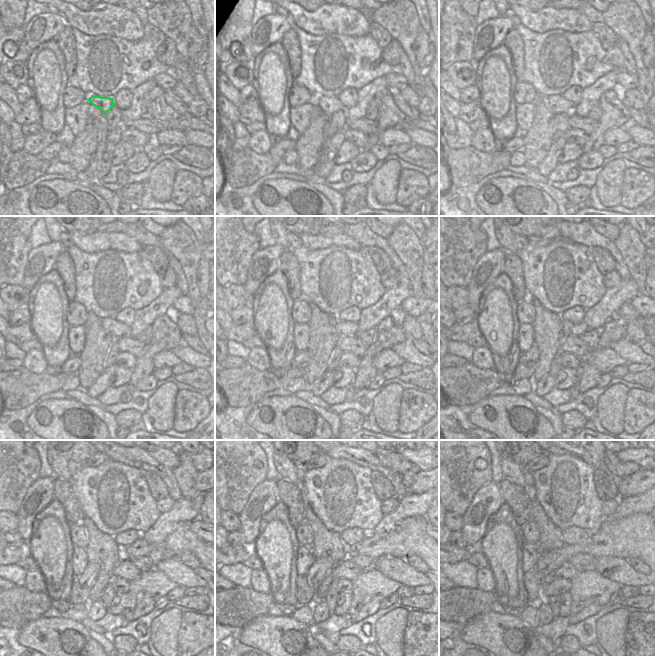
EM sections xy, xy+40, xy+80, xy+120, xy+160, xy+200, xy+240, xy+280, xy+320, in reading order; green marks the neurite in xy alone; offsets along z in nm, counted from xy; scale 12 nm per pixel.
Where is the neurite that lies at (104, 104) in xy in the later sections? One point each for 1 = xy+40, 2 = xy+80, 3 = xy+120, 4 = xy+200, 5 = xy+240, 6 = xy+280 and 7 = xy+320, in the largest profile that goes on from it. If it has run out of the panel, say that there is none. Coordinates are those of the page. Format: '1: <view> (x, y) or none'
1: xy+40 (328, 104)
2: xy+80 (557, 104)
3: xy+120 (115, 328)
4: xy+200 (576, 329)
5: xy+240 (181, 539)
6: xy+280 (409, 537)
7: xy+320 (634, 537)

